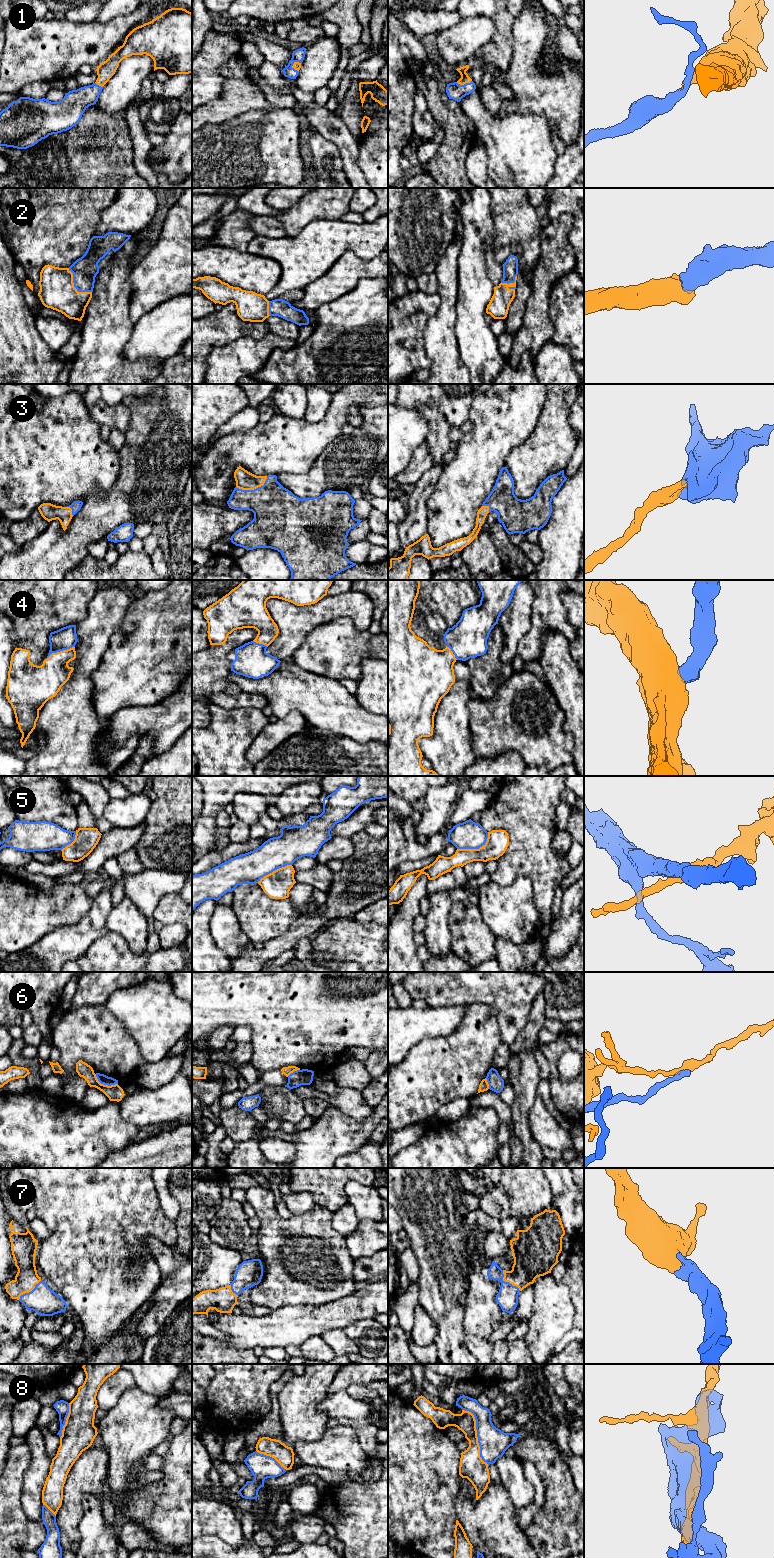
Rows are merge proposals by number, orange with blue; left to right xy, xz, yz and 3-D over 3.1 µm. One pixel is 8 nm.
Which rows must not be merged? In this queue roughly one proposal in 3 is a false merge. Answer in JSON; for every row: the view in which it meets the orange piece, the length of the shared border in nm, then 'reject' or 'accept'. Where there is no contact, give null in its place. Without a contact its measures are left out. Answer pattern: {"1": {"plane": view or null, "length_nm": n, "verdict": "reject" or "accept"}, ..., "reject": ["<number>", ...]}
{"1": {"plane": "yz", "length_nm": 130, "verdict": "accept"}, "2": {"plane": "xy", "length_nm": 280, "verdict": "accept"}, "3": {"plane": "xz", "length_nm": 280, "verdict": "accept"}, "4": {"plane": "xy", "length_nm": 240, "verdict": "accept"}, "5": {"plane": "yz", "length_nm": 300, "verdict": "reject"}, "6": {"plane": "xy", "length_nm": 200, "verdict": "reject"}, "7": {"plane": "yz", "length_nm": 220, "verdict": "accept"}, "8": {"plane": "yz", "length_nm": 500, "verdict": "reject"}, "reject": ["5", "6", "8"]}

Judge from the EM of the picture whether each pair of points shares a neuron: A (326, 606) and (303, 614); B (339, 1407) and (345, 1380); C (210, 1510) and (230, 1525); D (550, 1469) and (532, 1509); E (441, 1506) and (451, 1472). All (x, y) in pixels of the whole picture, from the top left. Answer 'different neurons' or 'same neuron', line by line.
A: same neuron
B: different neurons
C: same neuron
D: different neurons
E: same neuron

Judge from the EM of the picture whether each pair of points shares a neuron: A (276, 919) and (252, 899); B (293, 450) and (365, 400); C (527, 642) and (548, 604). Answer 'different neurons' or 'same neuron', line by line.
A: same neuron
B: same neuron
C: same neuron

